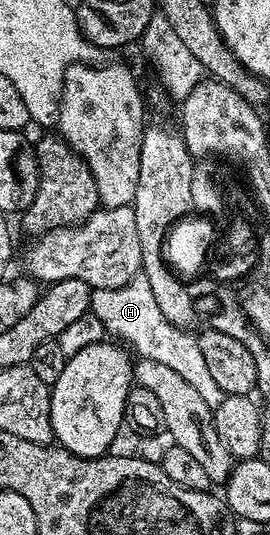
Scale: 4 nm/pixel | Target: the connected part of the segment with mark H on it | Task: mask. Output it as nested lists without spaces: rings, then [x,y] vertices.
[[[139,272],[122,287],[93,289],[90,309],[100,319],[109,335],[123,340],[141,359],[160,362],[170,367],[196,389],[210,408],[216,409],[222,404],[225,392],[213,380],[204,358],[201,357],[197,335],[168,322],[153,297],[152,286],[146,275]]]

